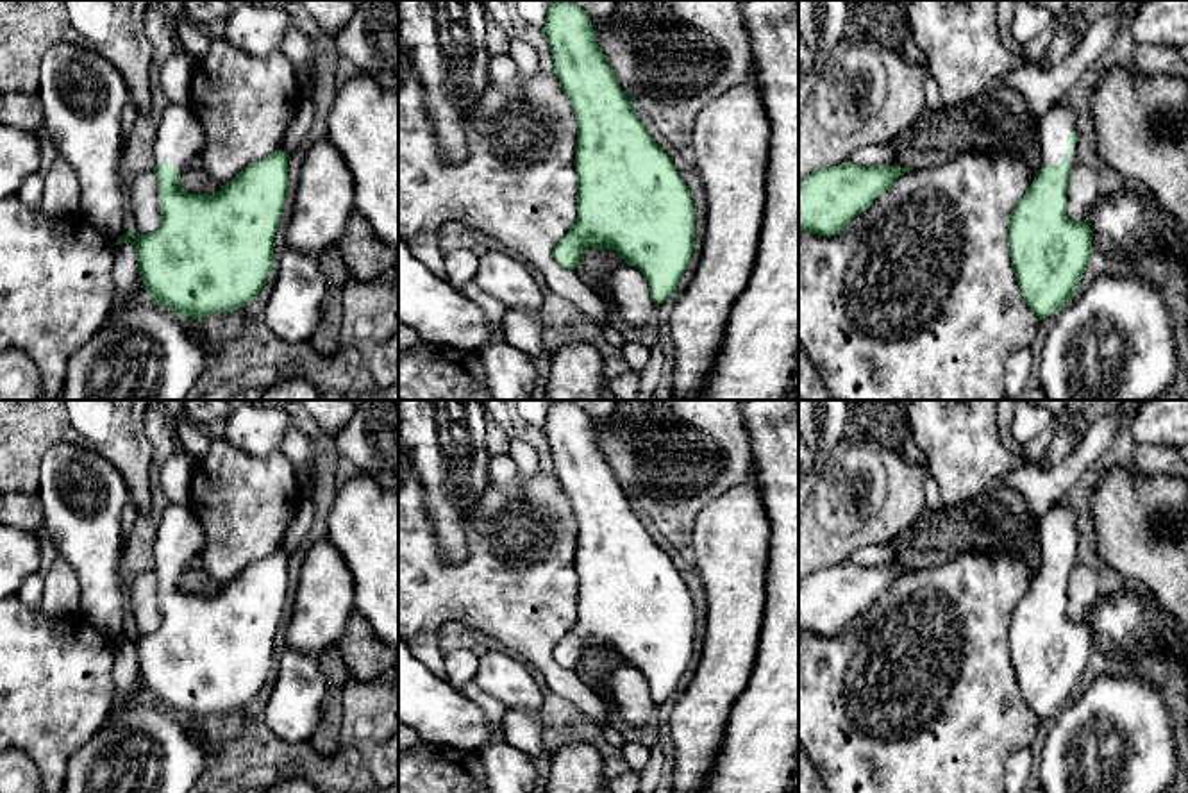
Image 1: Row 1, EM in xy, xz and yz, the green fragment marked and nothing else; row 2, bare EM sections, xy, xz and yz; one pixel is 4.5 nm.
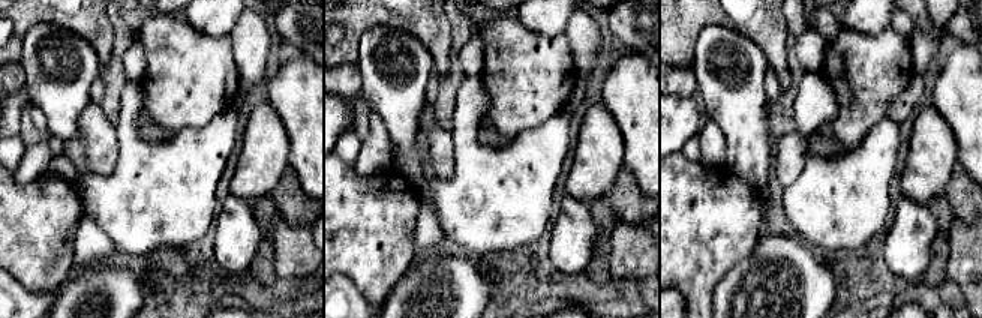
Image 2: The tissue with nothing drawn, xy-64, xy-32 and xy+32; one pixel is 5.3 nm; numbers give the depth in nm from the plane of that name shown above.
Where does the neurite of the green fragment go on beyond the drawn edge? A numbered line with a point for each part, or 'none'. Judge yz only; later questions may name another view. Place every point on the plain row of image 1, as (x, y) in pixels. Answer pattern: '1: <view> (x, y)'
1: yz (1056, 524)

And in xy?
1: xy (179, 540)

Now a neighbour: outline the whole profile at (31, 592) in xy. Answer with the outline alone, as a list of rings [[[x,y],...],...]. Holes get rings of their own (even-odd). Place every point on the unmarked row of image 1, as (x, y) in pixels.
[[[39,573],[30,575],[14,597],[29,607],[39,607],[45,589],[45,579]]]

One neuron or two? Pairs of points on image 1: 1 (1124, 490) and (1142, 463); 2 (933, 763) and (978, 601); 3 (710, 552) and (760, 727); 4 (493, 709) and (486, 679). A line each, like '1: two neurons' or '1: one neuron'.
1: two neurons
2: one neuron
3: two neurons
4: two neurons

